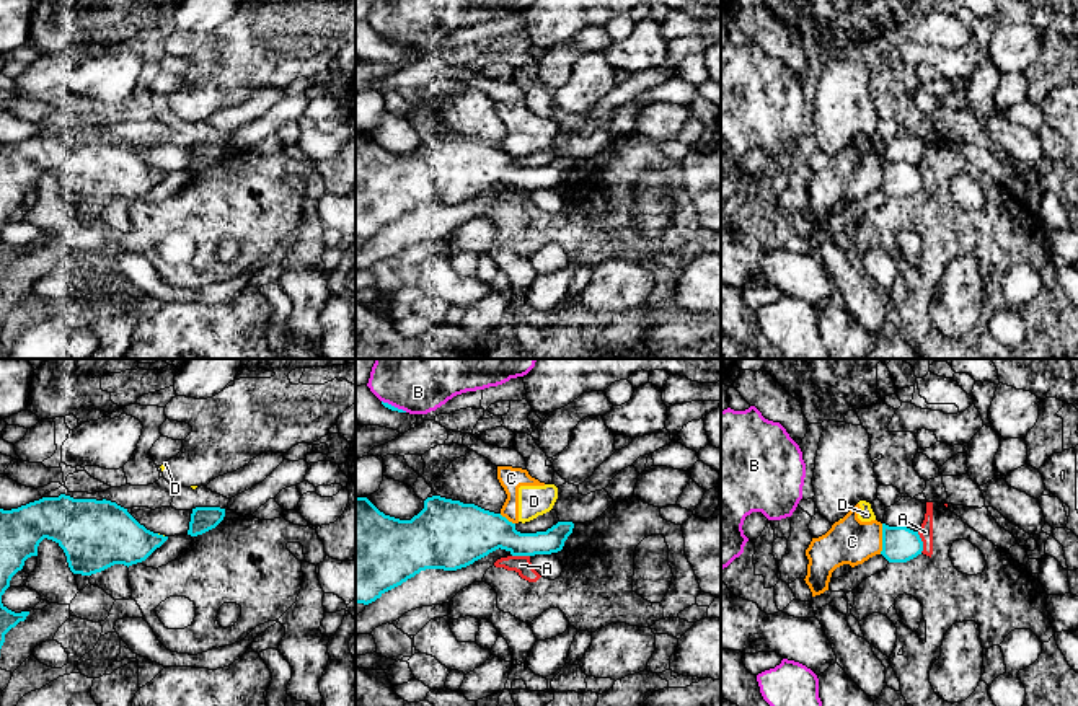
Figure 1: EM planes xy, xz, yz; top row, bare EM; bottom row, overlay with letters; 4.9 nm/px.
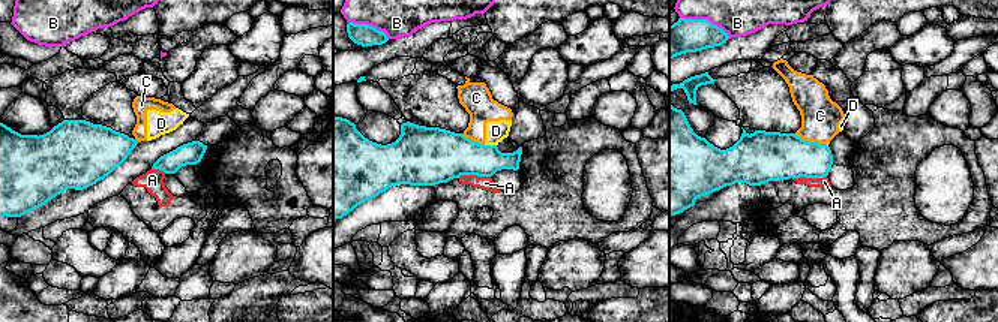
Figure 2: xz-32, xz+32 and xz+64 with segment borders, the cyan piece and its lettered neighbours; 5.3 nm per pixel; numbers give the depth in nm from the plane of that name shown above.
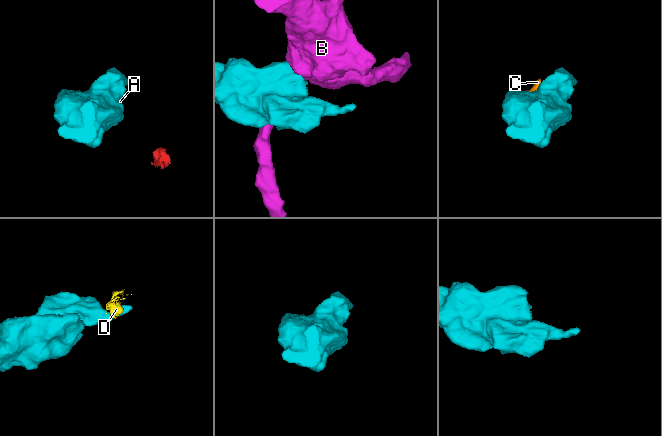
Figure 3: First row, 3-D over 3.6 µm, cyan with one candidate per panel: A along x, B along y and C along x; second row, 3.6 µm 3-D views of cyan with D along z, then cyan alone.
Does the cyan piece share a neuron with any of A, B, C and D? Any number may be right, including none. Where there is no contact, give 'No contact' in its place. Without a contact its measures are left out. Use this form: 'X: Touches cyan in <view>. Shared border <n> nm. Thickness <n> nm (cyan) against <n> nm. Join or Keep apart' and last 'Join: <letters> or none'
A: Touches cyan in yz. Shared border 110 nm. Thickness 180 nm (cyan) against 70 nm. Keep apart
B: Touches cyan in xz. Shared border 140 nm. Thickness 20 nm (cyan) against 440 nm. Keep apart
C: Touches cyan in yz. Shared border 150 nm. Thickness 180 nm (cyan) against 220 nm. Keep apart
D: No contact. Keep apart
Join: none

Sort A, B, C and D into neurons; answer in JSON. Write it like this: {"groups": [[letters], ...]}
{"groups": [["A"], ["B"], ["C", "D"]]}

